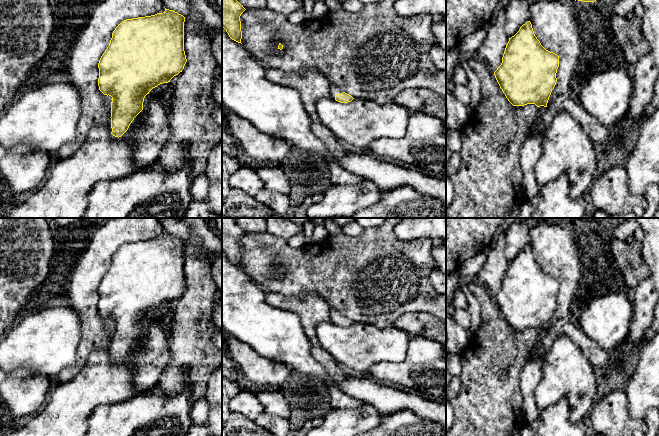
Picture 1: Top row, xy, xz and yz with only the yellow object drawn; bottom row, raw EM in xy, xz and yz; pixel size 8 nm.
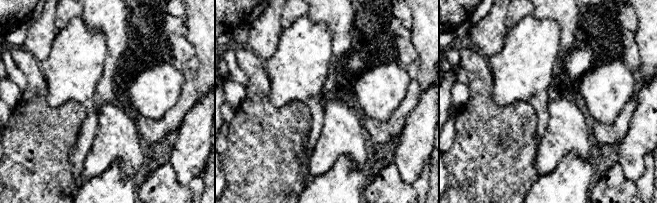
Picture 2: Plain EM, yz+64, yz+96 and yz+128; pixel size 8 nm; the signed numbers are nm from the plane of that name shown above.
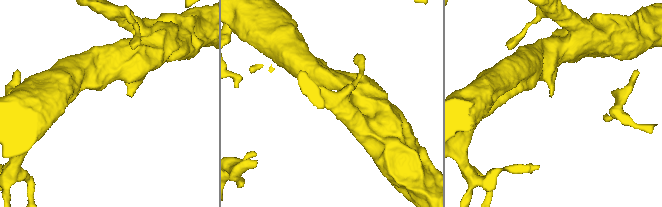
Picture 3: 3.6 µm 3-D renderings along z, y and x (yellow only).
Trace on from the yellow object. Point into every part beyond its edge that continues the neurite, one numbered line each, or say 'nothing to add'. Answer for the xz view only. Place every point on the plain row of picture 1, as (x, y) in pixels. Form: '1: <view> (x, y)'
1: xz (334, 314)

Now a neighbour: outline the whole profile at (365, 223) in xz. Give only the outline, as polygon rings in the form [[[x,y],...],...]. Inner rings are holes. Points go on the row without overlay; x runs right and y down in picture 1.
[[[354,218],[354,221],[358,223],[362,228],[374,228],[382,225],[387,218]]]

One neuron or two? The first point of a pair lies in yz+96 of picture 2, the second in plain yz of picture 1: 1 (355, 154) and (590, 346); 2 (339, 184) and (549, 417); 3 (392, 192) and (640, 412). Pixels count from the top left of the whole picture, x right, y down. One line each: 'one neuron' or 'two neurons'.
1: two neurons
2: one neuron
3: two neurons

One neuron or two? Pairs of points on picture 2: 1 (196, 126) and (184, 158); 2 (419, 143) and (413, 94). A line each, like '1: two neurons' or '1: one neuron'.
1: one neuron
2: two neurons

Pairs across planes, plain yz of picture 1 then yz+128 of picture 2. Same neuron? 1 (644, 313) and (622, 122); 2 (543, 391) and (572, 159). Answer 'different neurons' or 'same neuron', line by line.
1: same neuron
2: different neurons

